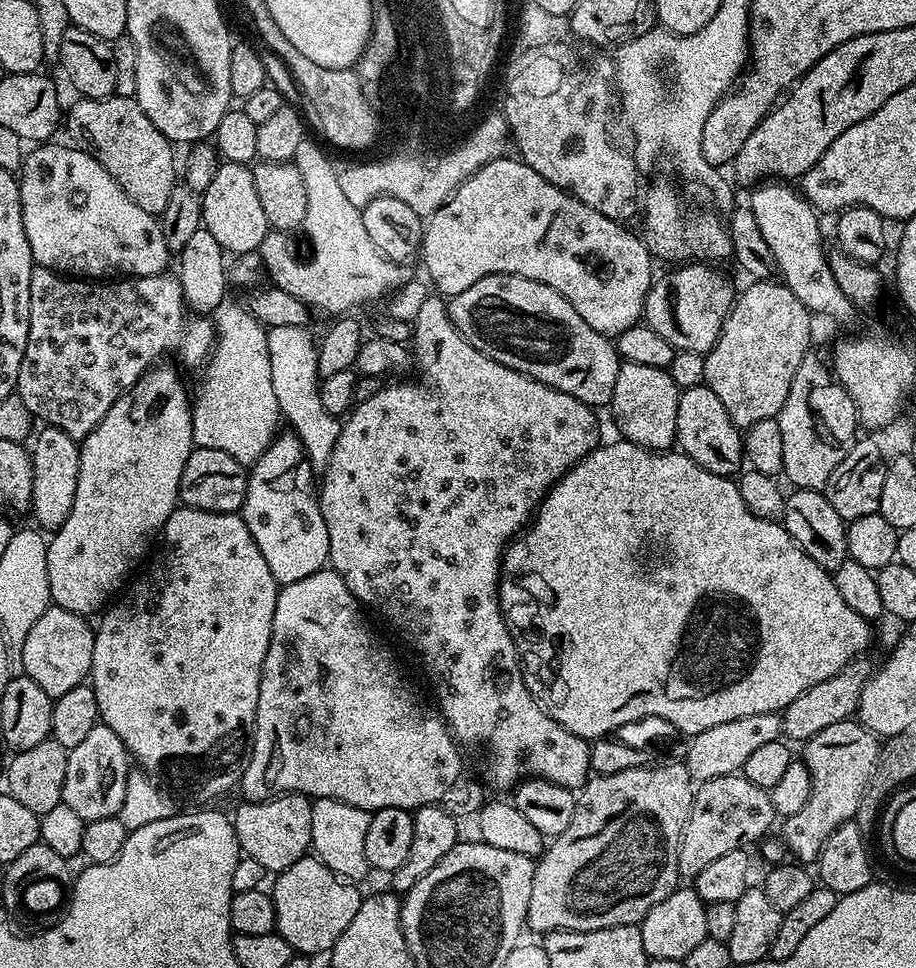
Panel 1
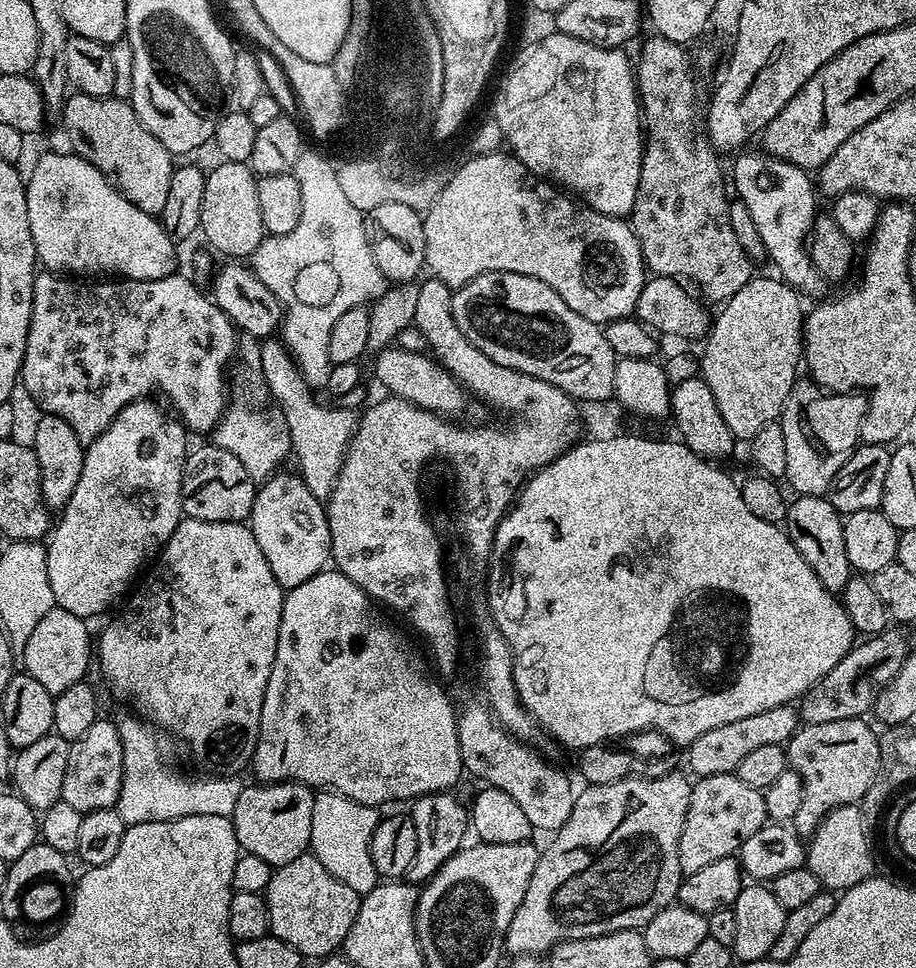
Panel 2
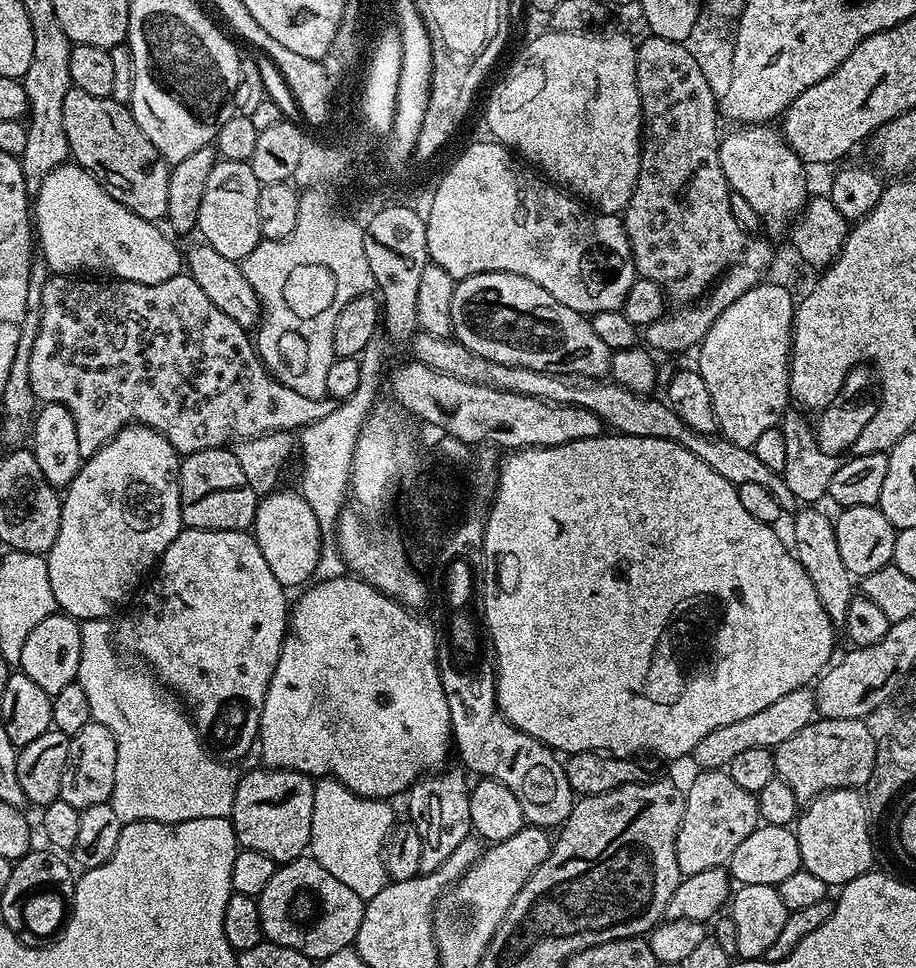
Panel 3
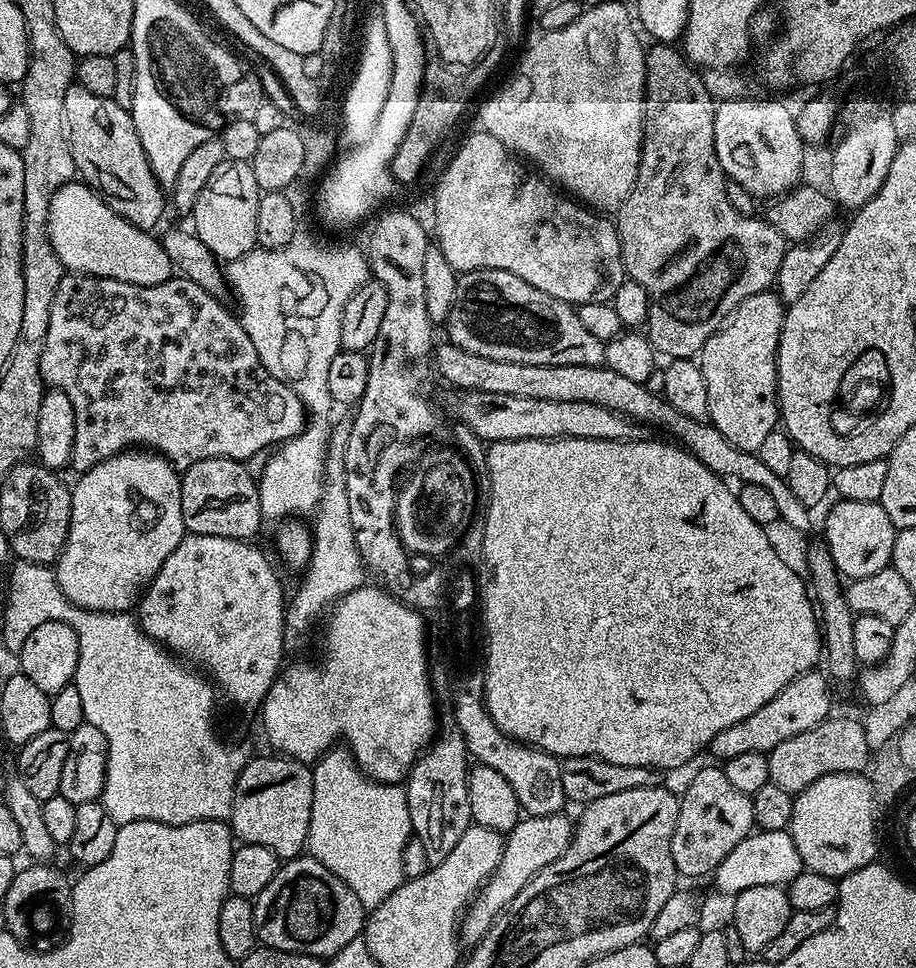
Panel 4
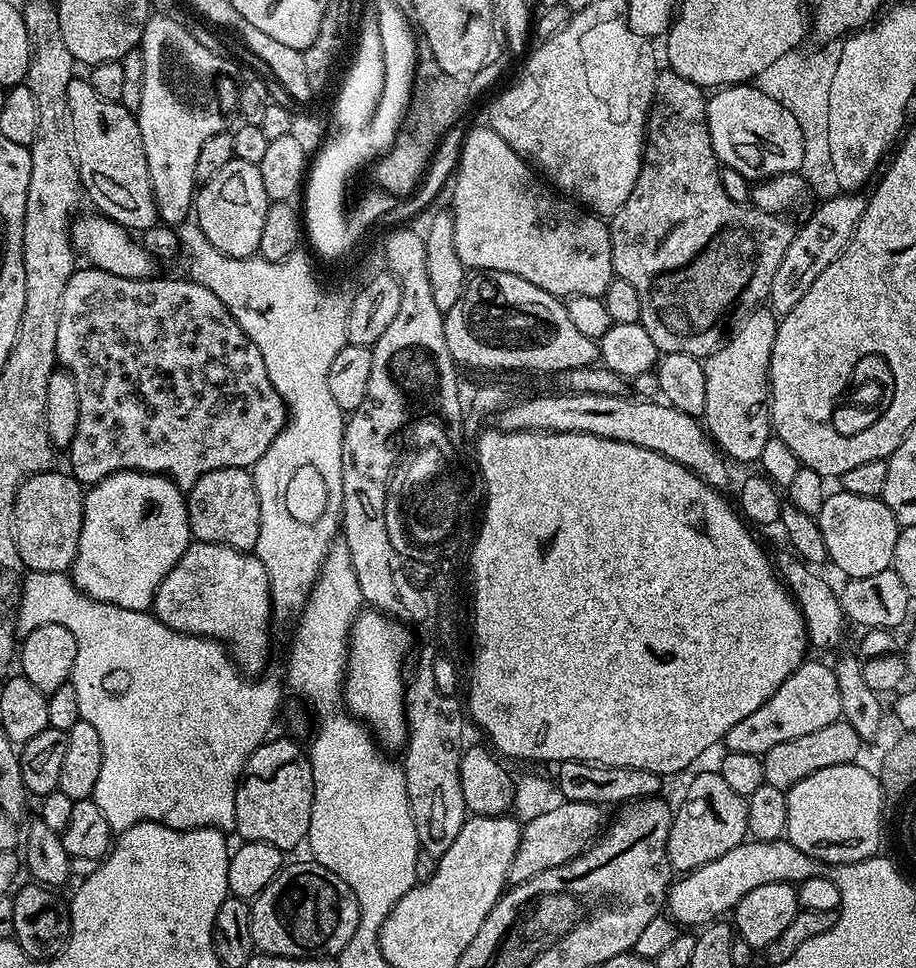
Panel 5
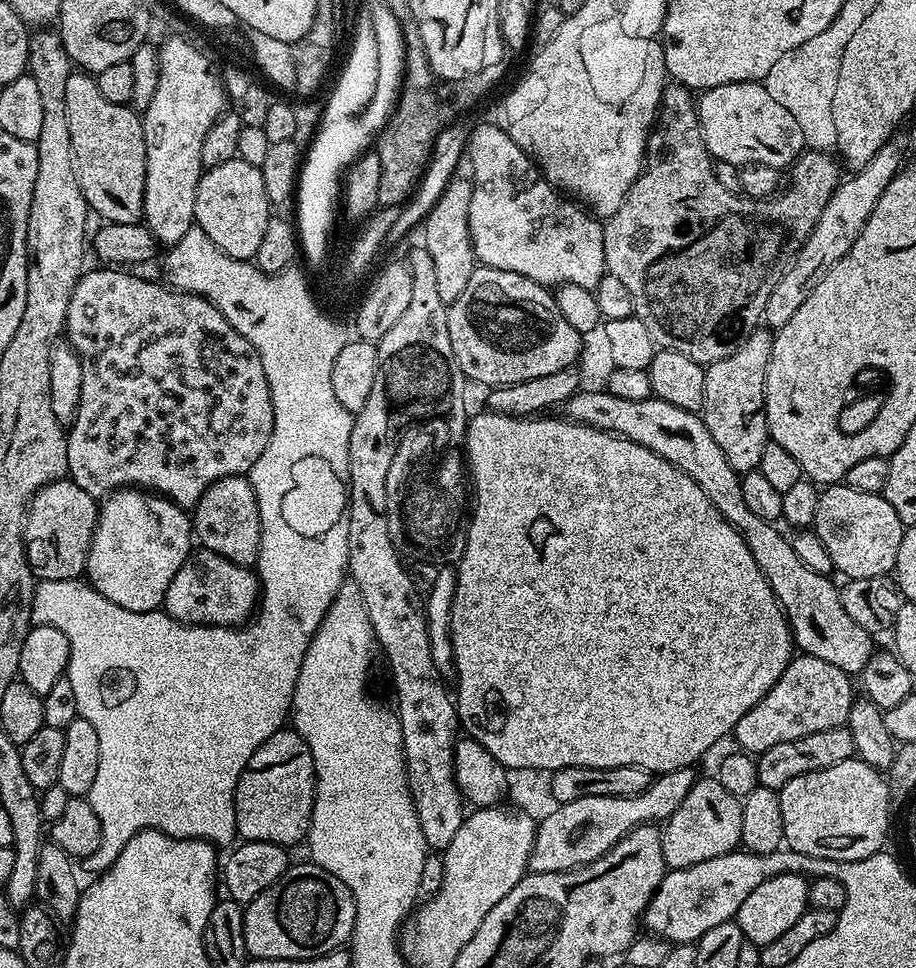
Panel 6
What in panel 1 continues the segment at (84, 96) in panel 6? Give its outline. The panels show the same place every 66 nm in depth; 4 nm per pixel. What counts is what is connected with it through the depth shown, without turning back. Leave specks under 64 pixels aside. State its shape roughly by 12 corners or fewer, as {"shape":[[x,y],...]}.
{"shape":[[131,96],[80,98],[67,139],[159,217],[172,141]]}

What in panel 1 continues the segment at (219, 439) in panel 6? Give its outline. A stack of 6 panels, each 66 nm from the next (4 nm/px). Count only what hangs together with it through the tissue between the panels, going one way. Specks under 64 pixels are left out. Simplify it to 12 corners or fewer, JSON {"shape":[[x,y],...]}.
{"shape":[[33,267],[15,395],[82,442],[213,321],[175,275]]}

